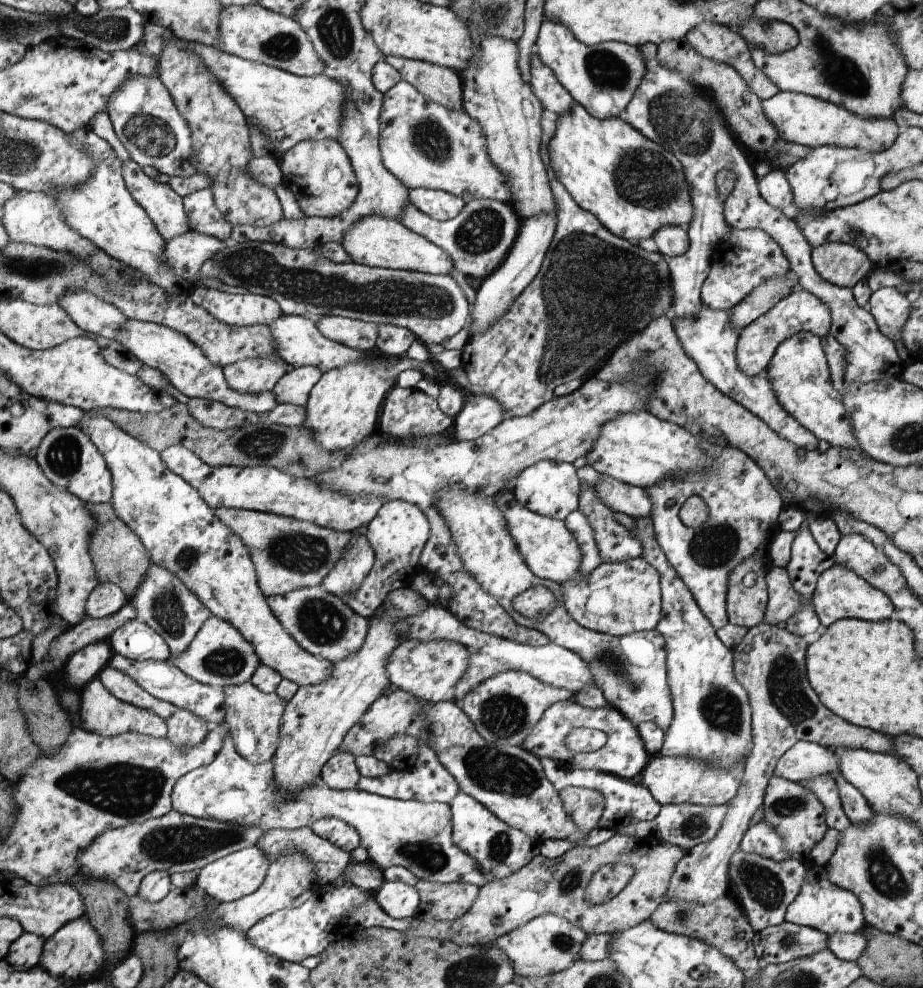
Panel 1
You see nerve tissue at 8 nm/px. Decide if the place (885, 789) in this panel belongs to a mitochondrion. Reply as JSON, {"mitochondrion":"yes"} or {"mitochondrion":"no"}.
{"mitochondrion":"no"}

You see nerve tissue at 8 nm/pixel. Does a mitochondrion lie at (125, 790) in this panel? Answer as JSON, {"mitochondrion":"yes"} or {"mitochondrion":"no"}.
{"mitochondrion":"yes"}

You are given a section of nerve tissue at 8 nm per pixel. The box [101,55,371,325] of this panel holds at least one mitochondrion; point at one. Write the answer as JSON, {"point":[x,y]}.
{"point":[151,134]}

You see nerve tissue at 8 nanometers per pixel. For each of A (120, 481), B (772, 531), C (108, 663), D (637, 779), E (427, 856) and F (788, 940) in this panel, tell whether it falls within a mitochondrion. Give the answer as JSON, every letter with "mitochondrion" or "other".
{"A":"other","B":"other","C":"other","D":"other","E":"mitochondrion","F":"mitochondrion"}

